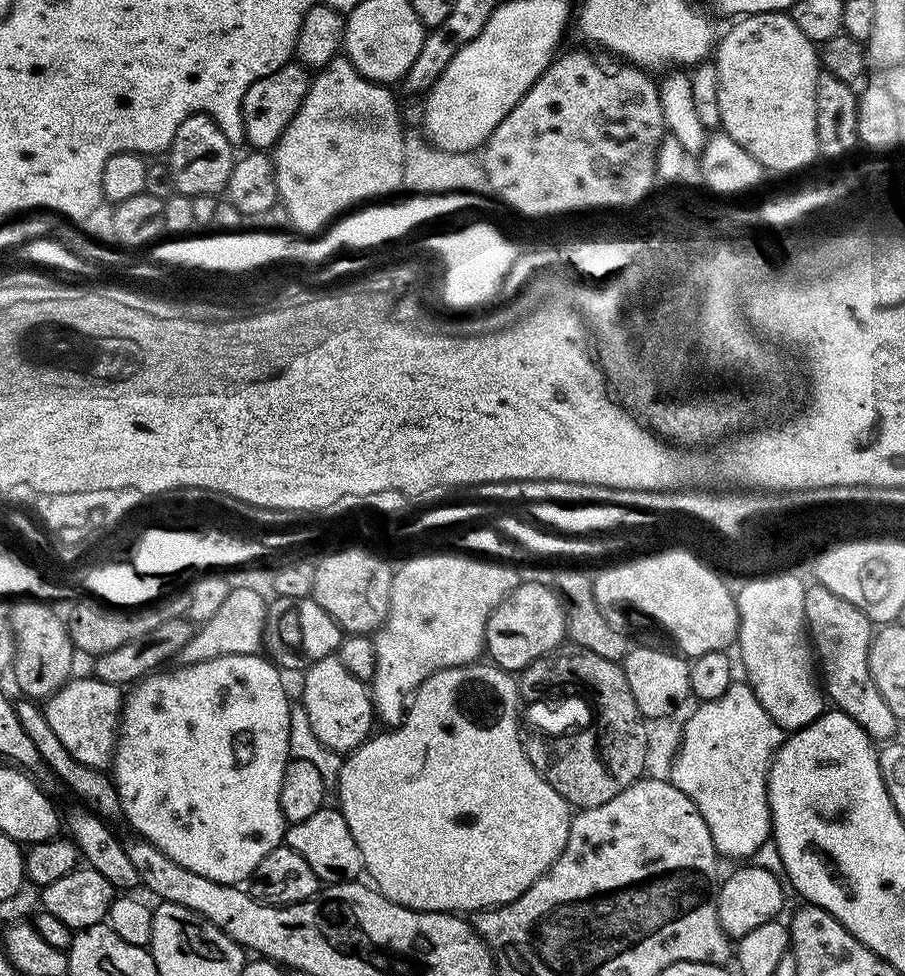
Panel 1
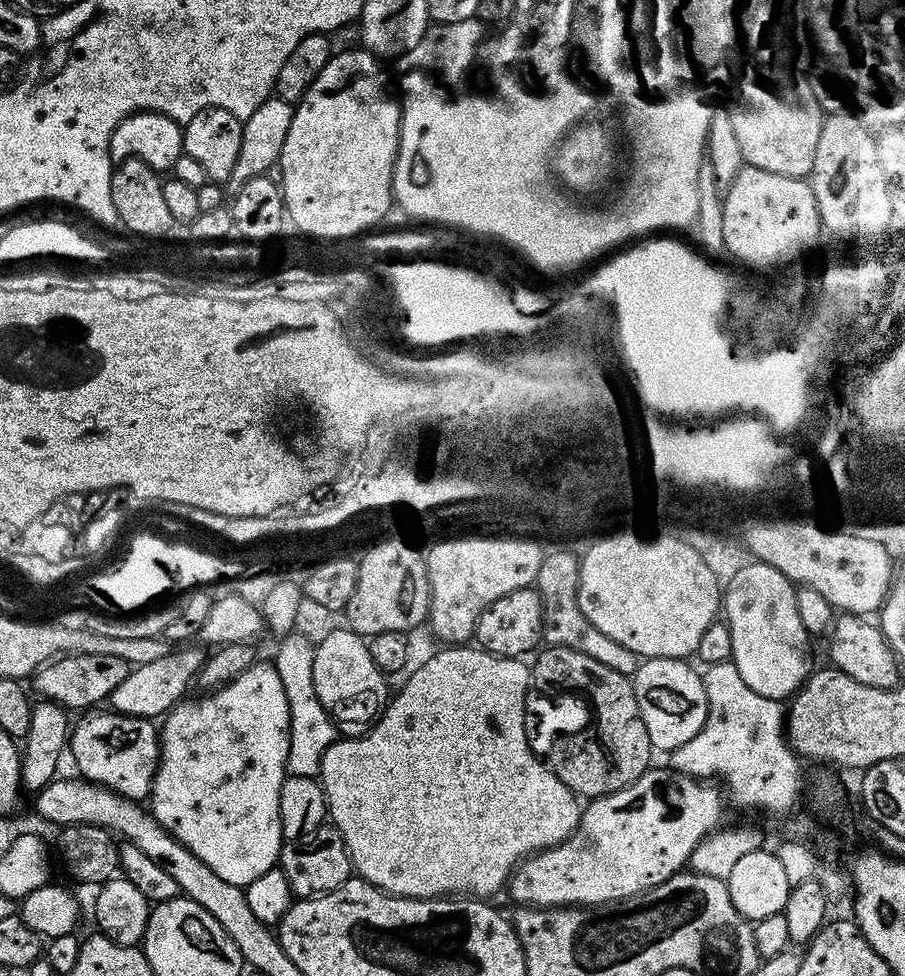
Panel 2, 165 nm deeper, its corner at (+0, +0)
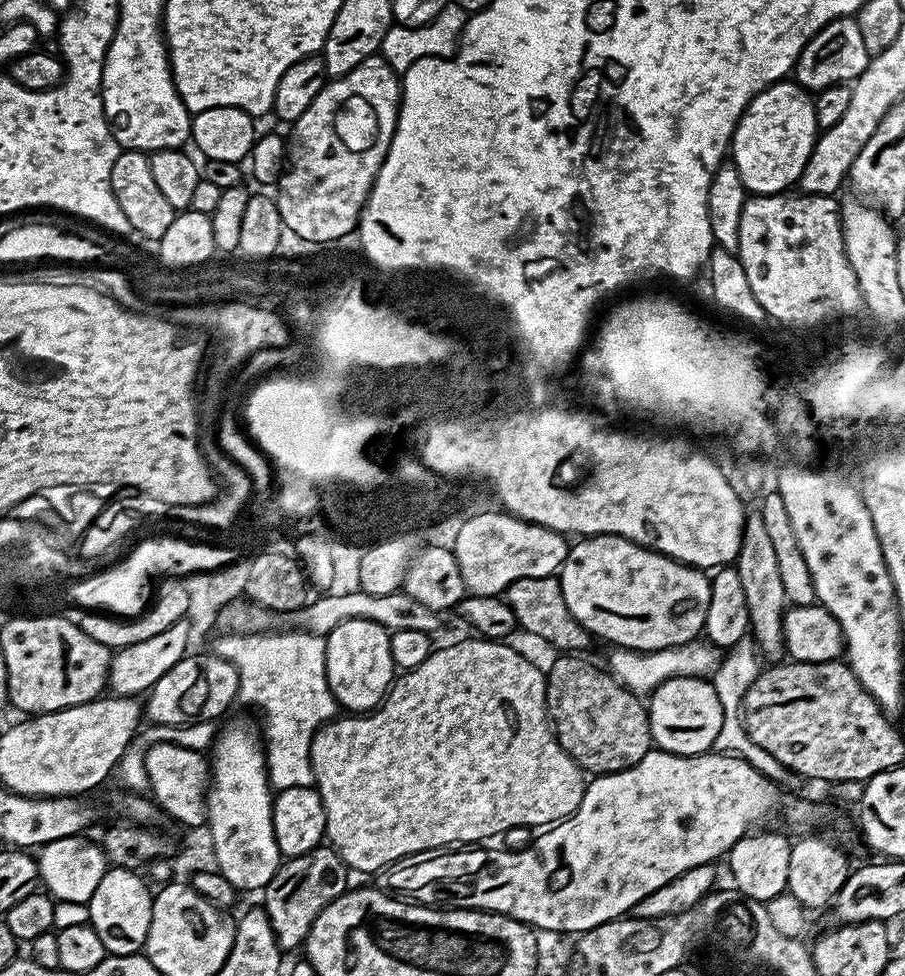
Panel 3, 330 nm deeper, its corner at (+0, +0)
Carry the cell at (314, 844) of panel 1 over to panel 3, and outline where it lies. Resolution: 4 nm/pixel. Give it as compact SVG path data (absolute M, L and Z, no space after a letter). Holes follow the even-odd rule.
M321 846L301 856L285 859L280 869L270 878L270 882L262 890L262 907L270 918L270 926L274 930L276 940L281 949L299 949L310 934L310 926L314 926L314 918L334 902L350 887L350 869L344 859L331 846Z

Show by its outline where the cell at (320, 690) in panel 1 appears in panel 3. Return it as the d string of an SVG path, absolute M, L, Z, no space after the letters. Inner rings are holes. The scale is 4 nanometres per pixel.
M351 619L335 626L324 641L326 646L326 682L337 705L352 714L363 714L384 701L394 679L390 658L390 632L378 622Z

